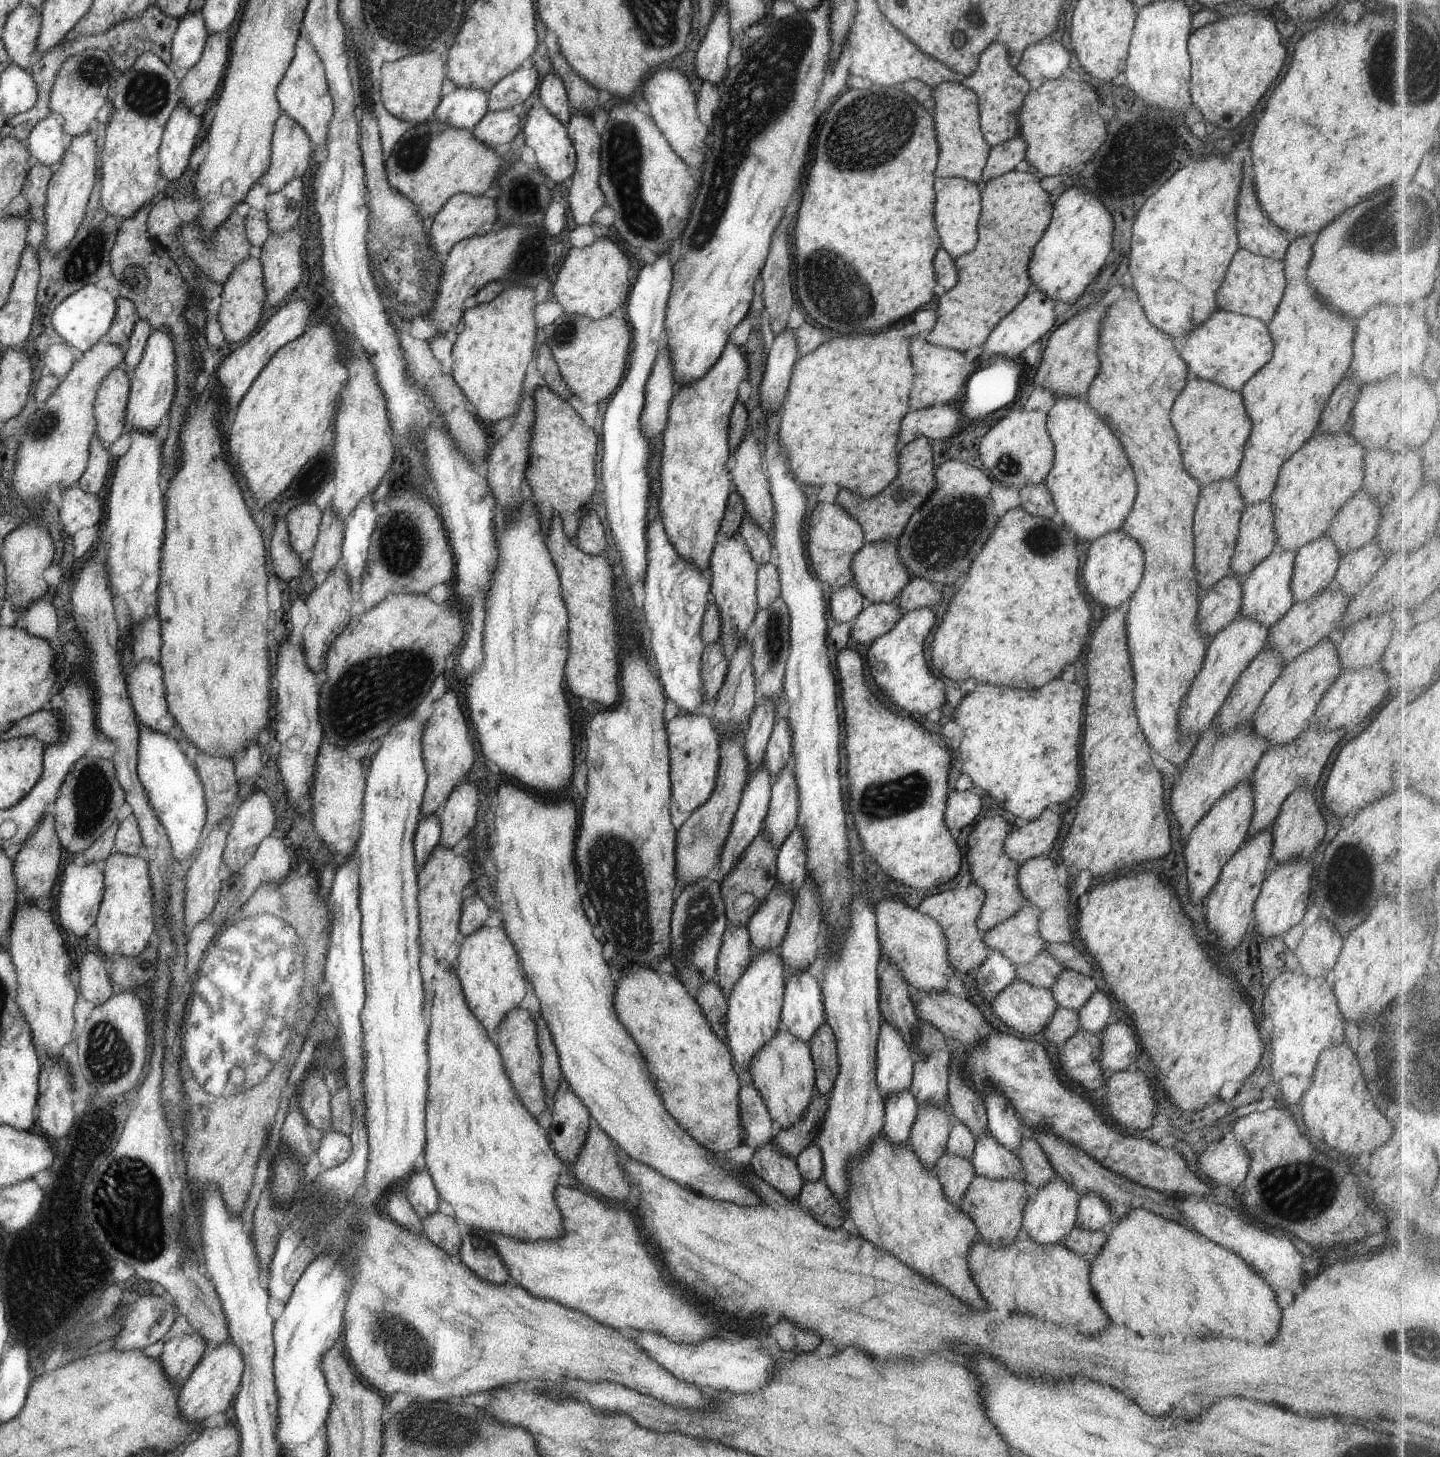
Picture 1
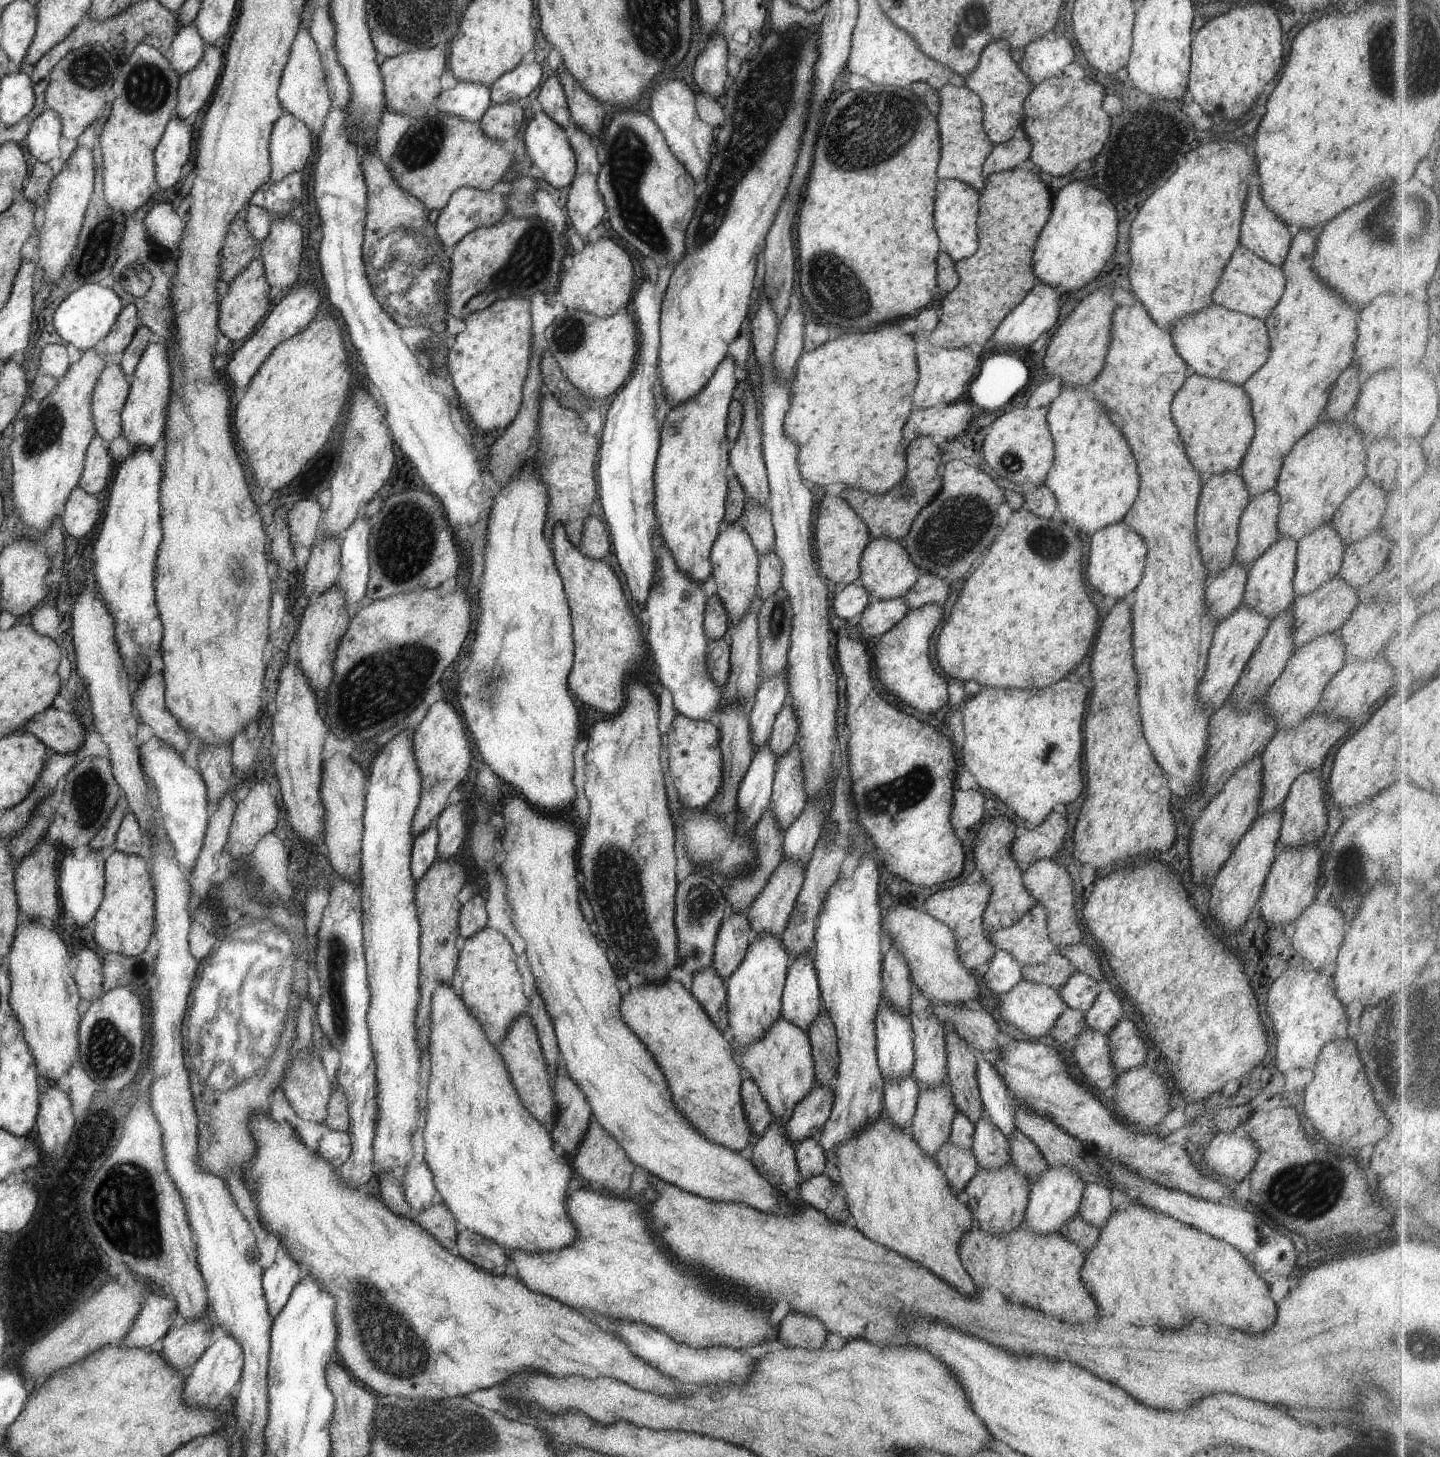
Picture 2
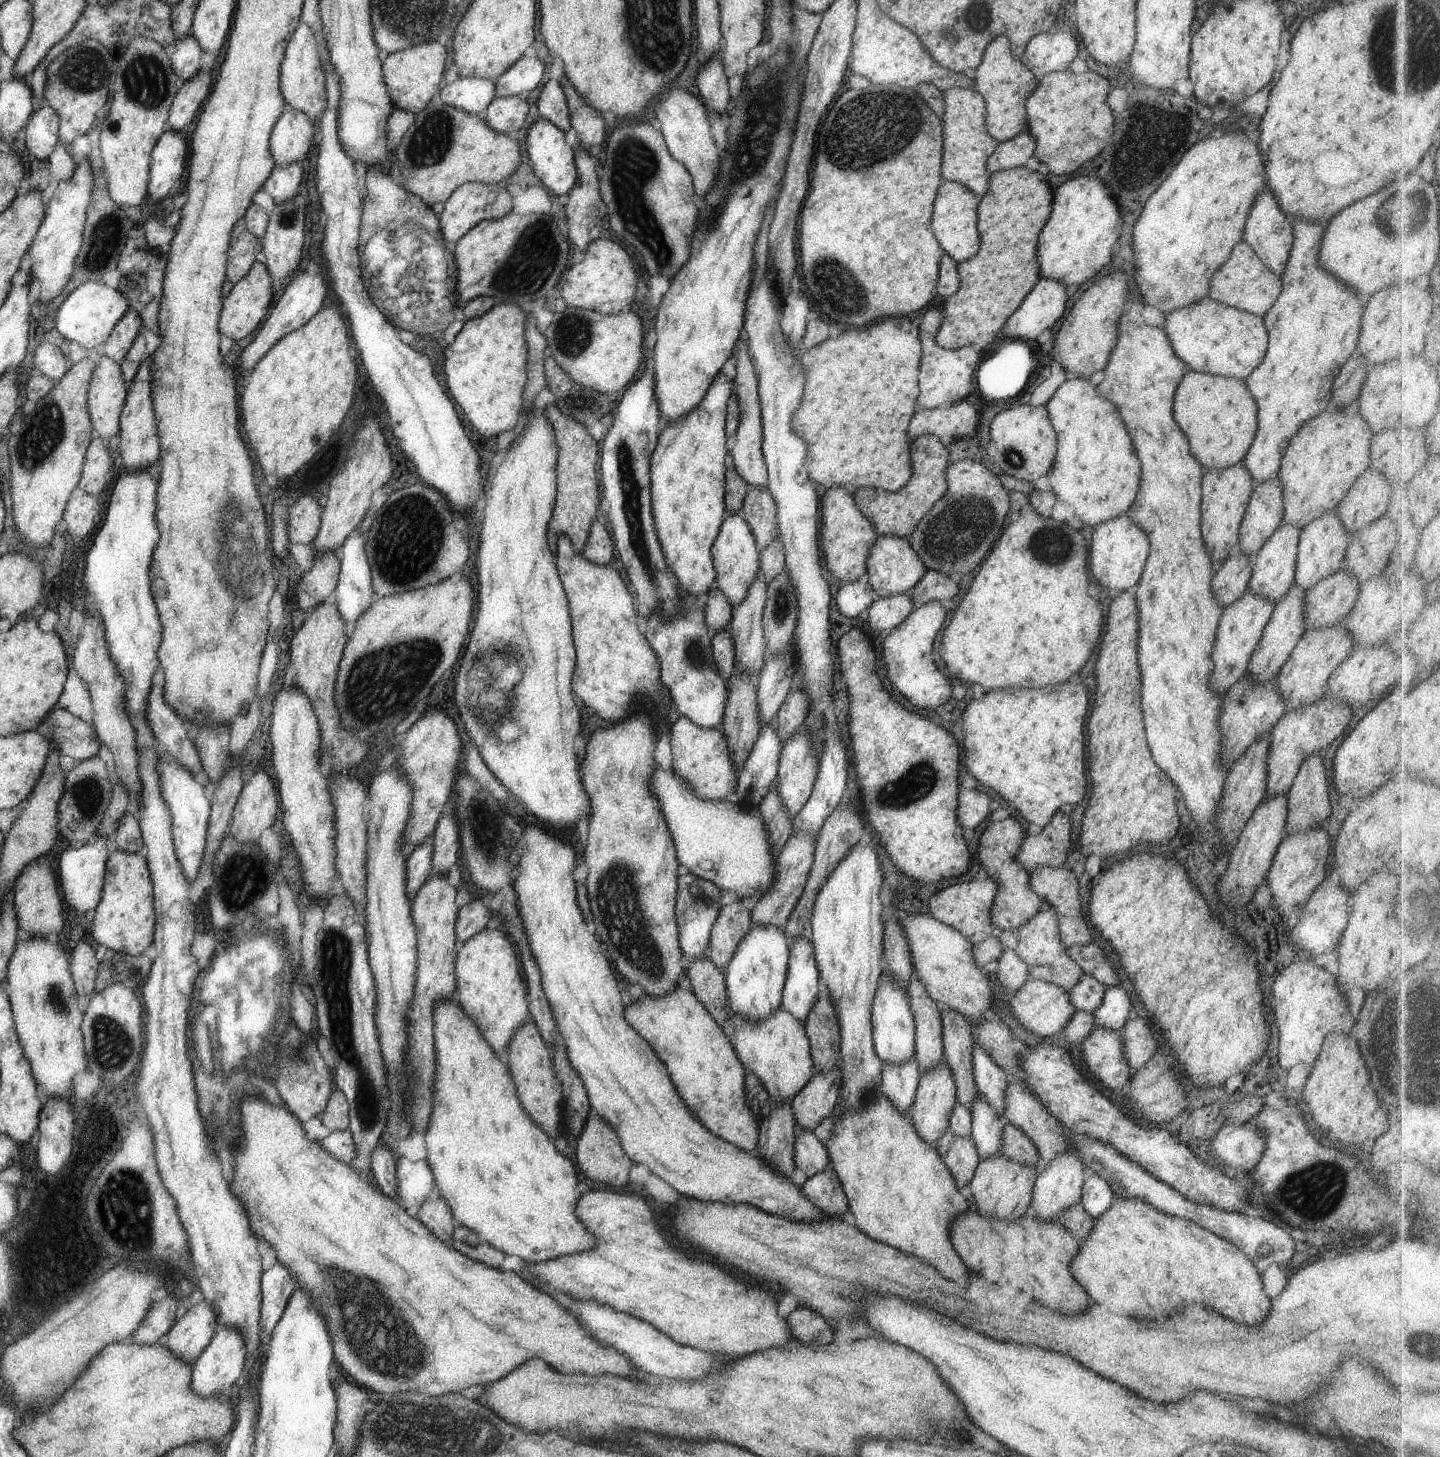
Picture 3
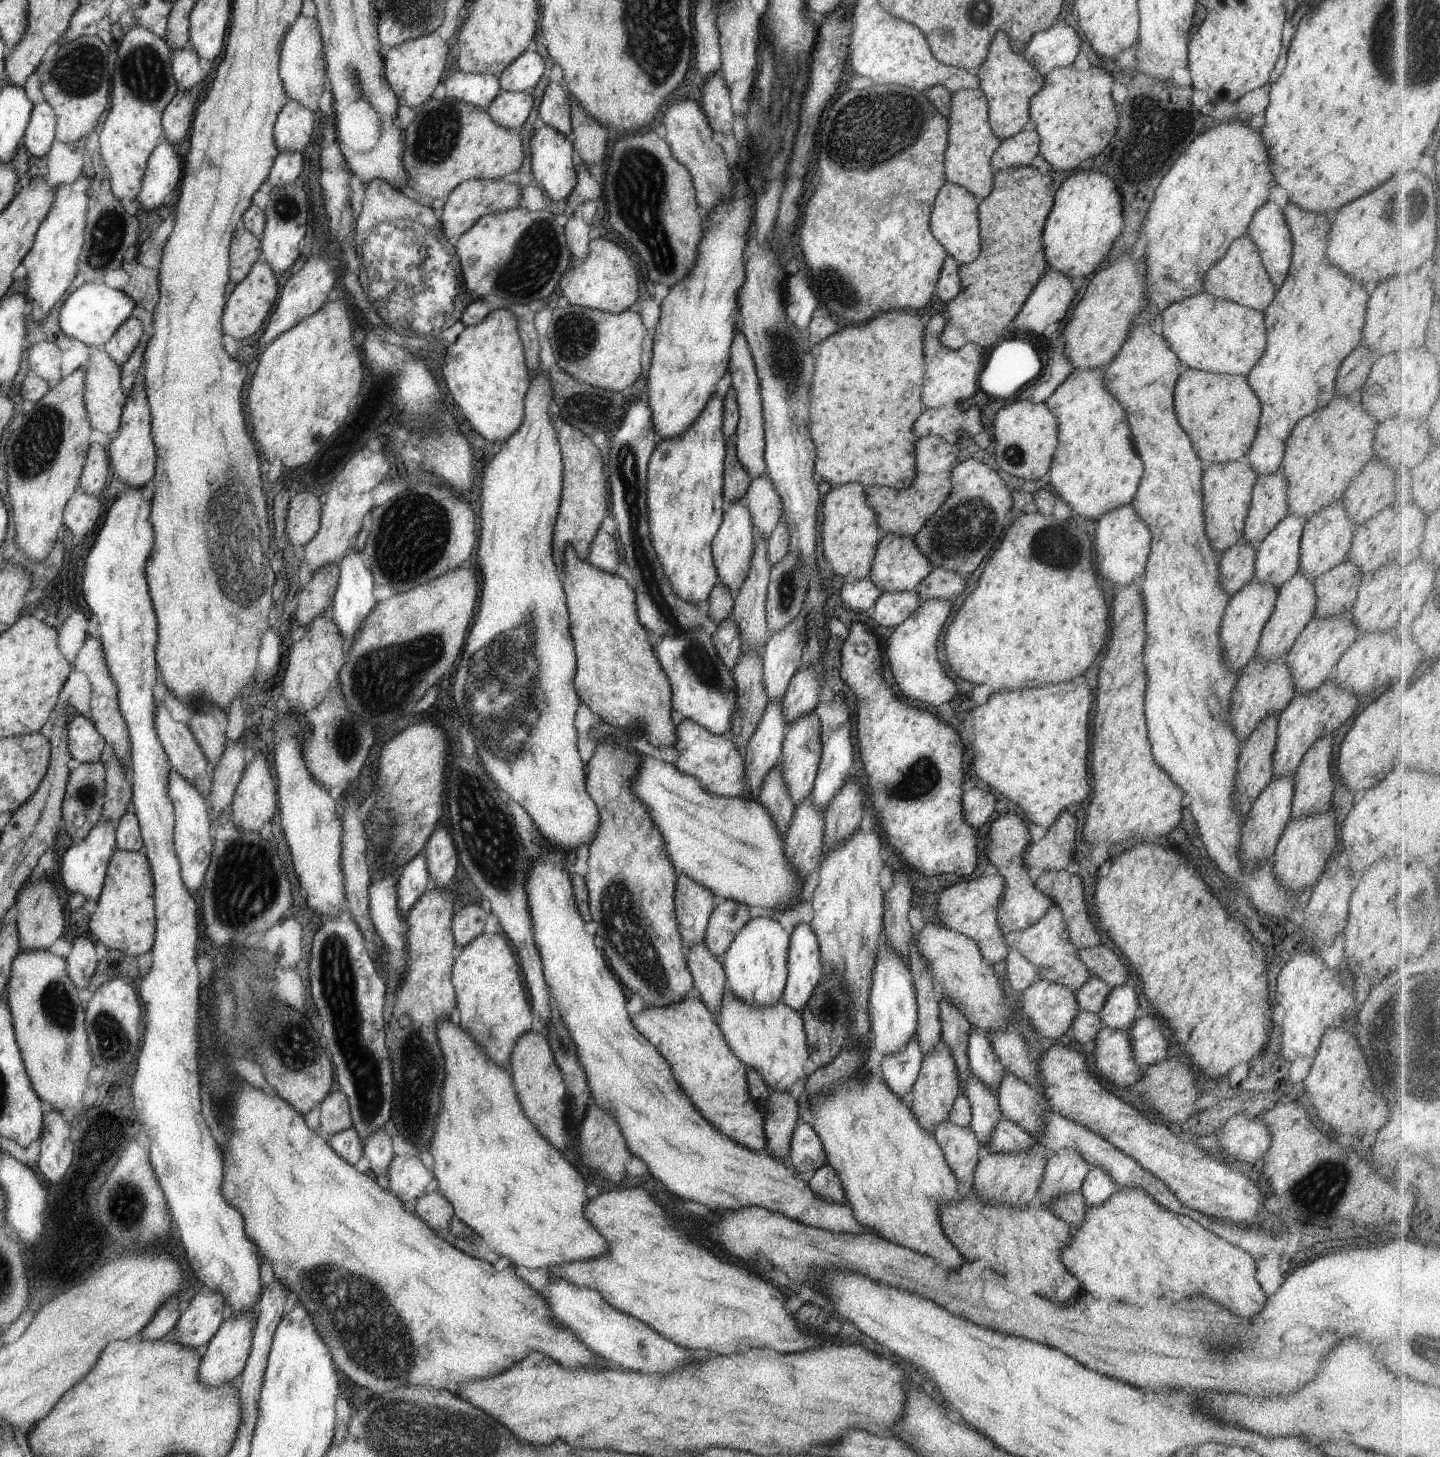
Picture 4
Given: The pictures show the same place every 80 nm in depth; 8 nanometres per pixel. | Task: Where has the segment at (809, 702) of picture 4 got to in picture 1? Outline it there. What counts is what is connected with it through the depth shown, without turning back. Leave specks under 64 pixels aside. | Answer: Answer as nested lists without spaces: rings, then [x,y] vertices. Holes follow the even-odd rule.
[[[787,719],[775,720],[764,755],[763,767],[775,780],[792,761],[792,731]]]

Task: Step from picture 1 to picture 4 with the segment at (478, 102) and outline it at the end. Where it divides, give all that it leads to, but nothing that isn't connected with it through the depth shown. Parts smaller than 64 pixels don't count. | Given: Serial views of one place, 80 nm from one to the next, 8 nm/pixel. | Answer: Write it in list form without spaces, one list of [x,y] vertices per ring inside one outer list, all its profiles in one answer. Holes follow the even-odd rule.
[[[458,71],[443,83],[446,97],[483,110],[502,92],[500,78],[494,75]]]

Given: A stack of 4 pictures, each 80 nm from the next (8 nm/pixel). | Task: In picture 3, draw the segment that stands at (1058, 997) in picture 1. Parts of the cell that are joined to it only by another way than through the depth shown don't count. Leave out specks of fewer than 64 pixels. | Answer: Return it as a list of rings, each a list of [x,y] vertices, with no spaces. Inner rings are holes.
[[[1082,974],[1080,980],[1068,991],[1070,1002],[1076,1007],[1077,1011],[1092,1013],[1102,1002],[1102,997],[1106,992],[1099,980],[1089,974]]]

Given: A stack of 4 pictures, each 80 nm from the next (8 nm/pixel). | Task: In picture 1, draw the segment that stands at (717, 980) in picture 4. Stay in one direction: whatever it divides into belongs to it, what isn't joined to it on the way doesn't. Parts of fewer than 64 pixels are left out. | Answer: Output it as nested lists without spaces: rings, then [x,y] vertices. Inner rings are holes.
[[[710,980],[705,985],[699,987],[699,991],[696,993],[695,998],[712,1032],[724,1042],[727,1037],[725,1029],[727,997],[728,995],[723,992],[716,982]]]

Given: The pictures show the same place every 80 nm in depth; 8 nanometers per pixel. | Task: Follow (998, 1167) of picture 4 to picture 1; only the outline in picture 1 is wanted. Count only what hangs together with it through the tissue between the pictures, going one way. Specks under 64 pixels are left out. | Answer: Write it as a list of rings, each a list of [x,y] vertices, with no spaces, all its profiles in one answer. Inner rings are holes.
[[[975,1176],[974,1180],[970,1183],[966,1196],[960,1201],[958,1205],[966,1216],[969,1216],[976,1225],[978,1236],[986,1242],[989,1242],[994,1247],[1007,1247],[1014,1242],[1014,1239],[1021,1236],[1021,1222],[1026,1215],[1024,1212],[1027,1205],[1026,1188],[1024,1181],[1017,1181],[1014,1179],[989,1179],[986,1177]]]

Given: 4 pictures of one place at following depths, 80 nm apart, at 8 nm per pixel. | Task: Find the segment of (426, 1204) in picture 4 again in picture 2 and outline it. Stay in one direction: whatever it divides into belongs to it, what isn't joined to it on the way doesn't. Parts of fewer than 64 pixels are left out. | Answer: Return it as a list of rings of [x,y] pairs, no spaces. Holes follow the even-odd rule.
[[[444,1203],[432,1205],[430,1208],[419,1212],[416,1216],[416,1222],[450,1252],[456,1251],[458,1232],[455,1227],[455,1218]]]

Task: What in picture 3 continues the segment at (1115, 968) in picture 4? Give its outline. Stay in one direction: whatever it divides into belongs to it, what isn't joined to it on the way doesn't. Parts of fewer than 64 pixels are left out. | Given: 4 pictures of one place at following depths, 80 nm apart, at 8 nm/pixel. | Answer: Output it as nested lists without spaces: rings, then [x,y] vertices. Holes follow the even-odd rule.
[[[1090,942],[1085,945],[1074,945],[1066,947],[1065,951],[1084,974],[1093,976],[1107,987],[1120,984],[1116,969],[1098,944]]]

